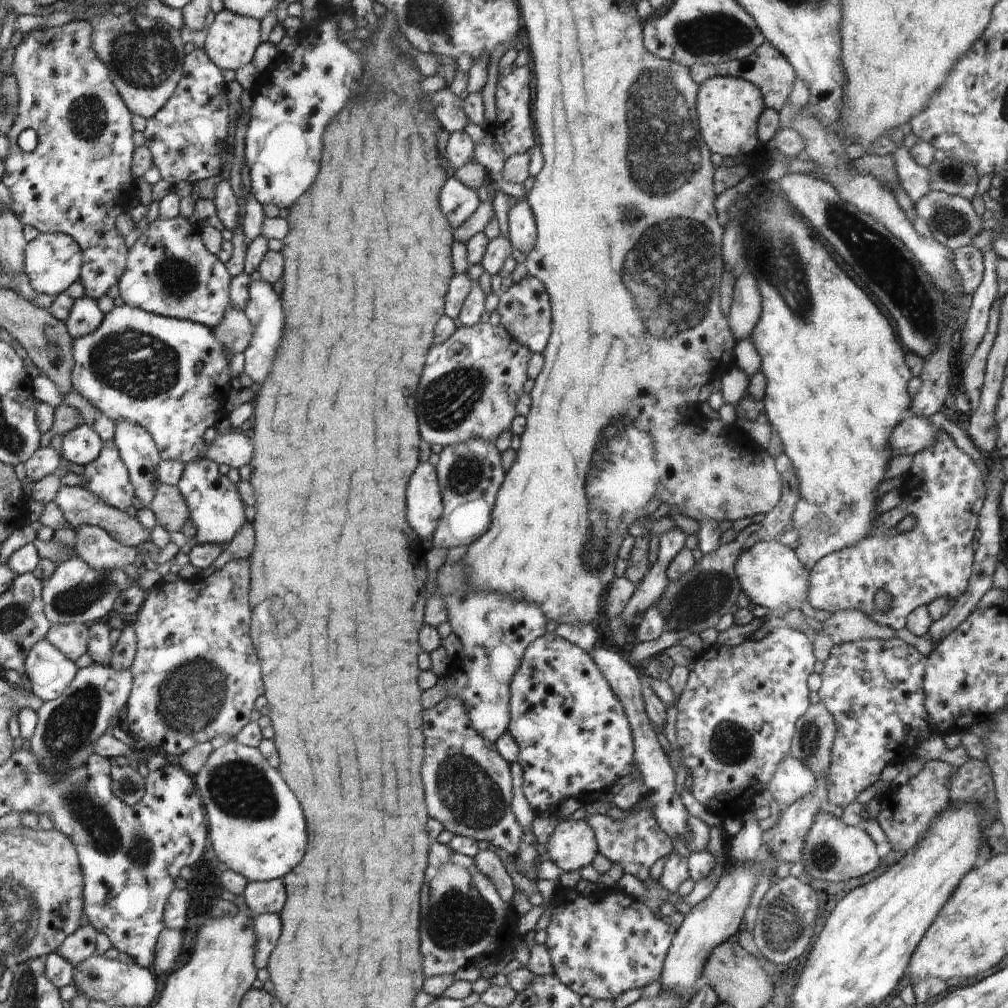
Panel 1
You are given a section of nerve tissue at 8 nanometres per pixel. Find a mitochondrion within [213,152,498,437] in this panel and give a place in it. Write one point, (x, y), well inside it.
(447, 401)

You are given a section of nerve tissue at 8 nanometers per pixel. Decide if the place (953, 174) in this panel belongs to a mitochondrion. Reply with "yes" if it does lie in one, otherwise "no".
yes

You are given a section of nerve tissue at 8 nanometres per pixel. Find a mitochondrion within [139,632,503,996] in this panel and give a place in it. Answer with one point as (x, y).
(192, 695)

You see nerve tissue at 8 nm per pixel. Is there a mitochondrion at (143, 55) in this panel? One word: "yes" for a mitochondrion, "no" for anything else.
yes

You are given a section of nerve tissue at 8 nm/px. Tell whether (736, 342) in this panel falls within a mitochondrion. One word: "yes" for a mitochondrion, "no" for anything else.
no

